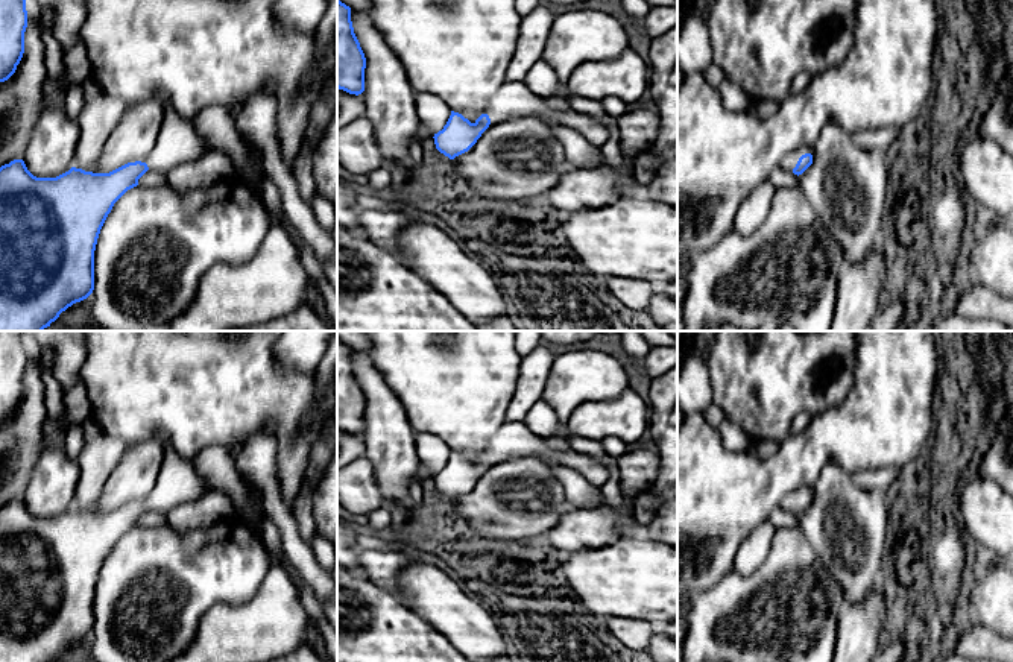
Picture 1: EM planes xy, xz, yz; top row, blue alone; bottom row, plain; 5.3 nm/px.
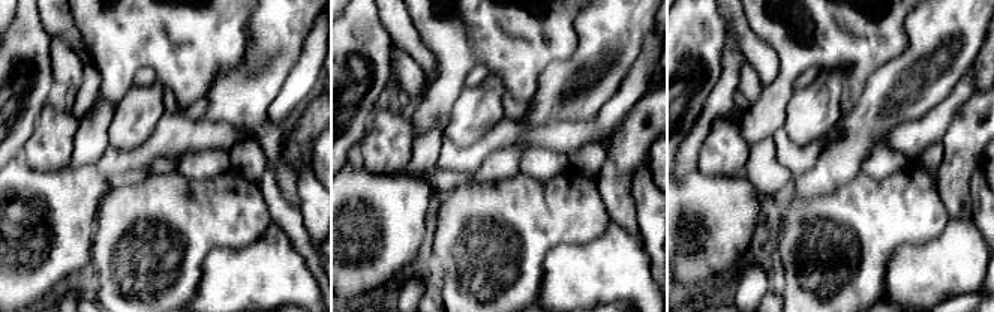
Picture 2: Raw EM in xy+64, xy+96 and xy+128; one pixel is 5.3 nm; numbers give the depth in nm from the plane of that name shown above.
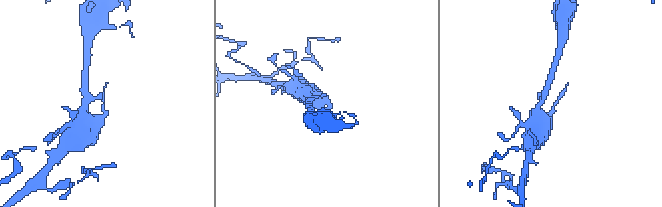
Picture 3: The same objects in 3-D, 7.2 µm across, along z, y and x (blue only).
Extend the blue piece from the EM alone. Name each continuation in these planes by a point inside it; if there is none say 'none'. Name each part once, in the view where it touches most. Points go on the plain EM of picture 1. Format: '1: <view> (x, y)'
1: yz (788, 503)

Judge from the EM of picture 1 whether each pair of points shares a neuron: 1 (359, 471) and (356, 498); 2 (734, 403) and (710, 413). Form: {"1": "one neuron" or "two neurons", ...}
{"1": "one neuron", "2": "two neurons"}

